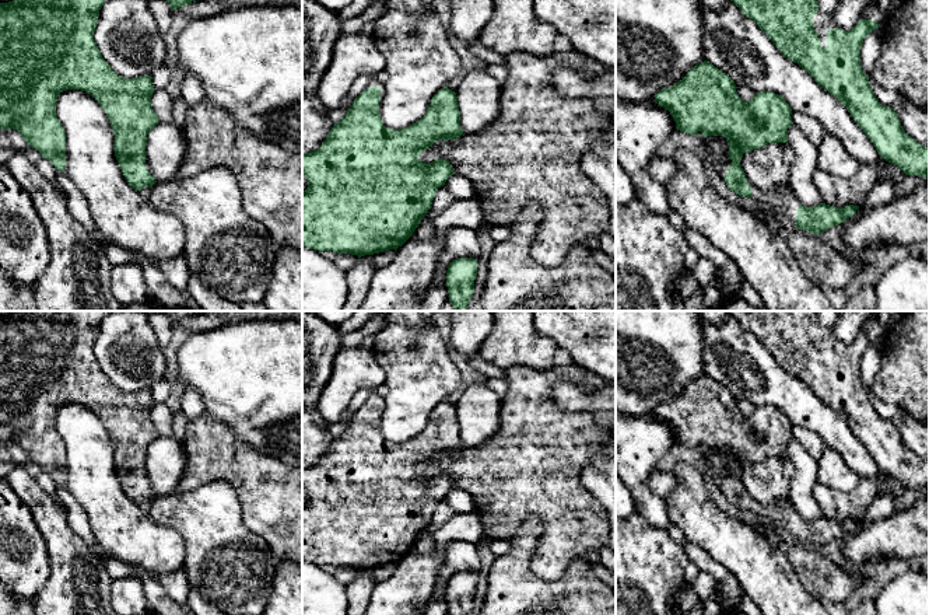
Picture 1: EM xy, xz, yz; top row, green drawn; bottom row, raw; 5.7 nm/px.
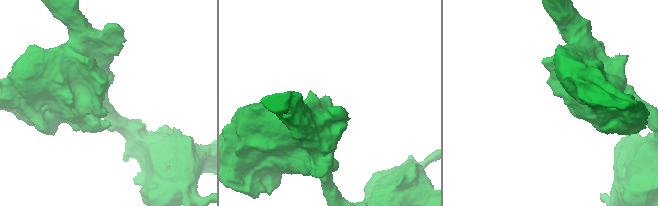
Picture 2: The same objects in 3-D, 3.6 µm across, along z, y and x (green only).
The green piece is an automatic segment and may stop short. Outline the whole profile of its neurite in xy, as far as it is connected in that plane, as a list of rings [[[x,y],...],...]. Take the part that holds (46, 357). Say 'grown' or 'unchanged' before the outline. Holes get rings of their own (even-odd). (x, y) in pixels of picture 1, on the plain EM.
grown; [[[18,311],[0,317],[0,443],[15,443],[25,455],[49,474],[57,485],[66,482],[66,445],[56,429],[56,415],[66,403],[81,403],[91,408],[106,427],[115,447],[115,471],[136,504],[155,496],[172,493],[186,465],[182,443],[161,436],[151,419],[155,405],[151,389],[123,392],[102,371],[94,345],[98,328],[108,311]]]

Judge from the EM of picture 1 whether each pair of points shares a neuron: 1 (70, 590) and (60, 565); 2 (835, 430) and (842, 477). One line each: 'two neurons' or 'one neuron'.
1: one neuron
2: two neurons

